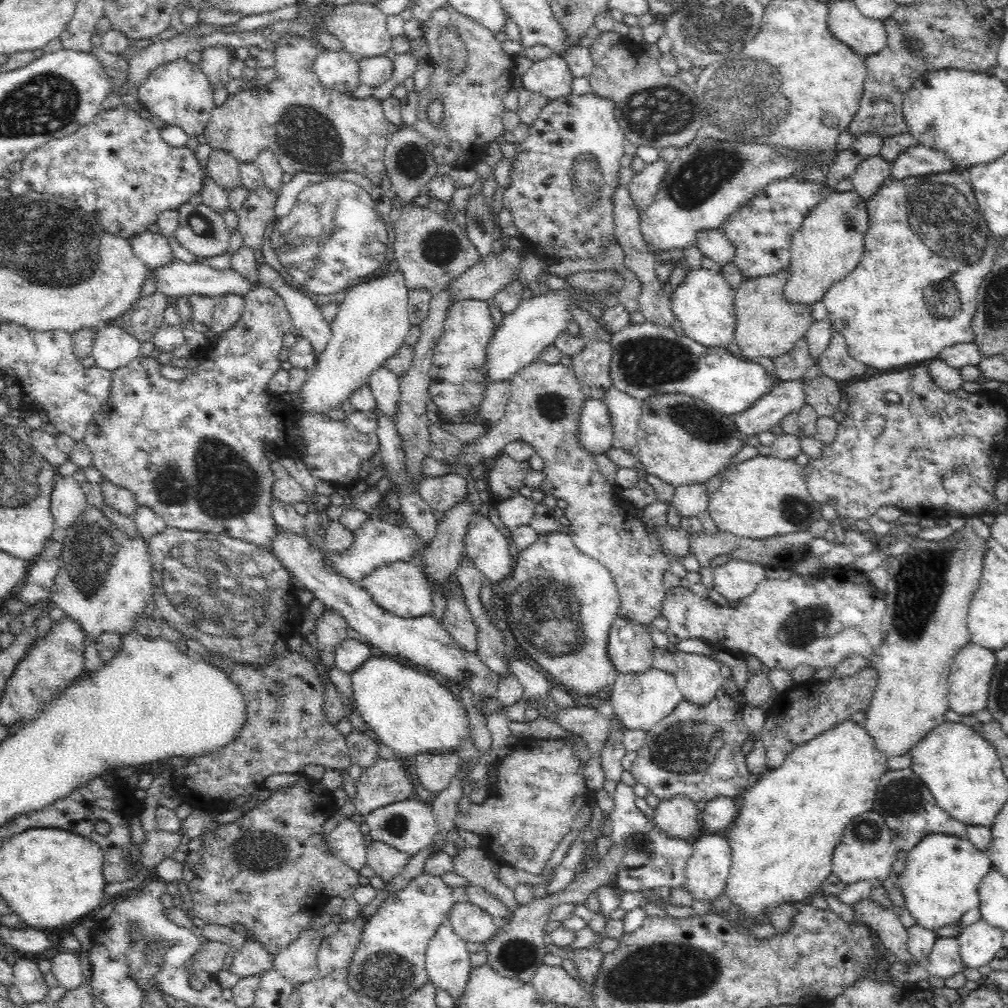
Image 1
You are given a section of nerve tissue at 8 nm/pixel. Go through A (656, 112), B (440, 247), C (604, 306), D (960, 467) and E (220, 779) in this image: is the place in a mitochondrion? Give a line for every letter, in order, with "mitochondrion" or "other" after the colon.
A: mitochondrion
B: mitochondrion
C: other
D: other
E: other

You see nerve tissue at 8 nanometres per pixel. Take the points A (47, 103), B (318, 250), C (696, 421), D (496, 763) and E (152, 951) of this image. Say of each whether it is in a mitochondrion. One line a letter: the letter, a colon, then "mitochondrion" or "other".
A: mitochondrion
B: mitochondrion
C: mitochondrion
D: other
E: mitochondrion

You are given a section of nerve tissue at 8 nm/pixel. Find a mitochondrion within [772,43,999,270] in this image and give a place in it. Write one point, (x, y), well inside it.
(943, 213)

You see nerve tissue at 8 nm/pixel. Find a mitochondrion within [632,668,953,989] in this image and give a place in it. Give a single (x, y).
(686, 746)

